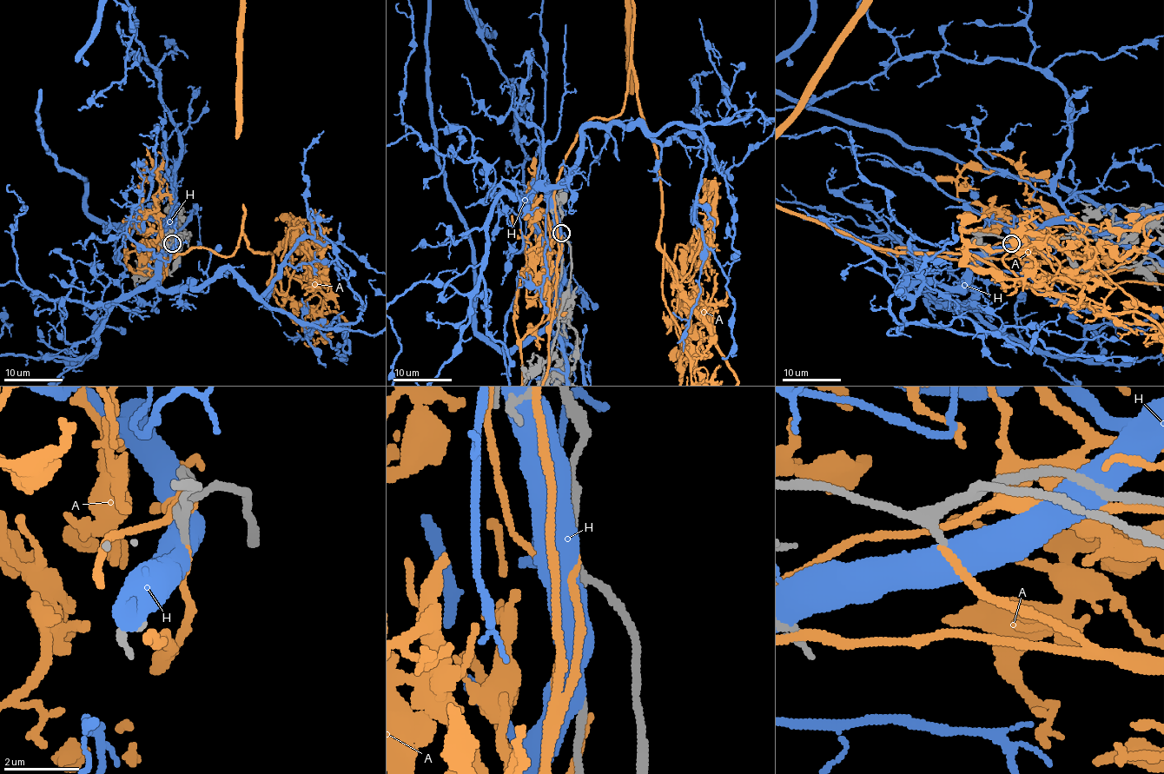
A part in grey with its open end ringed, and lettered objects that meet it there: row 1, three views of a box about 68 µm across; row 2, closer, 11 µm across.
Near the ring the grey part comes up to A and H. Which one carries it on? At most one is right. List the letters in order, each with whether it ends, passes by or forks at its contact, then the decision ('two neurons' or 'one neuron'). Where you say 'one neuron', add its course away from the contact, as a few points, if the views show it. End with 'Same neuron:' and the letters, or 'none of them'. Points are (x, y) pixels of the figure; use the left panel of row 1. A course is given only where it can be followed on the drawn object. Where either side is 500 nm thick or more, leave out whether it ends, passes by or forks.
A: it forks there; one neuron
H: two neurons
Same neuron: A

